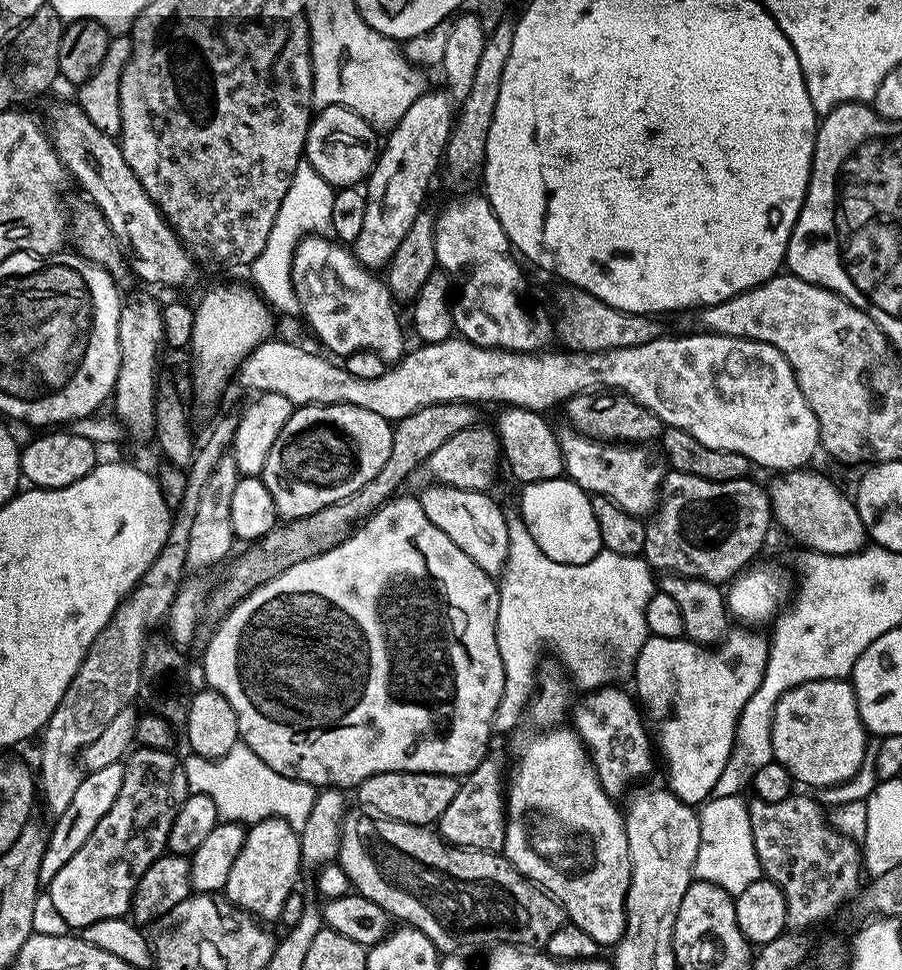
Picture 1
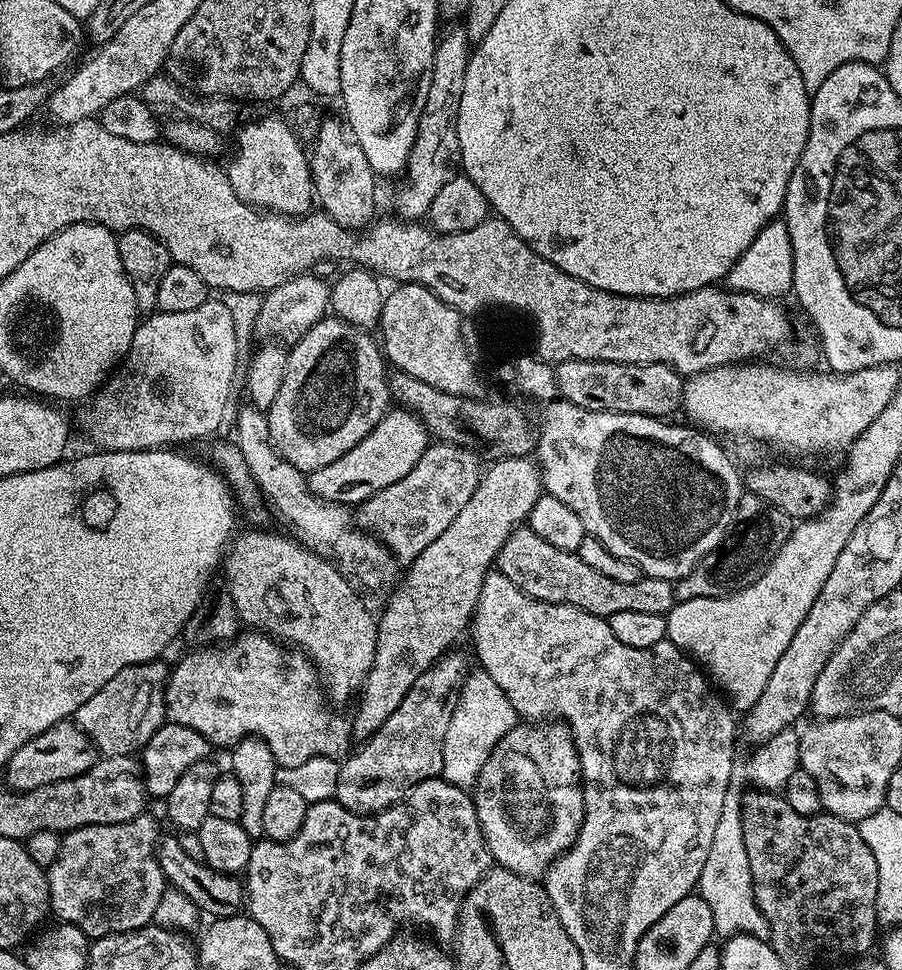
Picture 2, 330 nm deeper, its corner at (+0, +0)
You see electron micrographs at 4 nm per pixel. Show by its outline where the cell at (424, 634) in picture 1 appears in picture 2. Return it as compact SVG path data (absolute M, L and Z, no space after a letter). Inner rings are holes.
M244 630L237 635L236 639L224 646L213 646L210 648L196 648L192 650L189 656L184 656L177 662L168 673L168 685L166 686L166 694L164 695L164 711L167 719L173 724L181 724L182 726L190 726L190 730L198 730L198 734L202 734L208 739L209 745L225 744L231 746L237 744L240 740L255 738L264 740L266 746L270 746L270 752L274 754L277 765L281 768L289 768L290 766L299 766L301 762L307 762L308 759L315 756L335 756L344 758L349 755L348 740L350 741L350 720L347 715L339 716L336 712L328 709L329 701L326 699L325 689L322 687L322 676L315 664L305 653L299 650L293 650L291 647L285 646L281 641L255 630Z

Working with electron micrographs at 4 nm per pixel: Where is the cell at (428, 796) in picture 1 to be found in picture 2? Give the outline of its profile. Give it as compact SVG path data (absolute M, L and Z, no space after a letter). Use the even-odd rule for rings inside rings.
M457 650L449 651L440 657L418 682L402 698L402 706L382 725L370 739L359 745L360 749L353 751L340 765L338 774L338 790L334 799L346 810L361 814L375 814L393 808L397 802L404 799L414 786L427 780L437 779L444 771L442 762L442 746L446 742L446 730L450 726L450 718L454 714L456 704L460 700L460 689L464 686L464 678L470 665L462 653Z

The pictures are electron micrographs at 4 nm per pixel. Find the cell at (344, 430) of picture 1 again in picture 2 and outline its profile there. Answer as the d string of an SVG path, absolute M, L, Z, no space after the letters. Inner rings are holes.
M328 314L288 348L286 378L266 415L272 444L298 471L307 474L338 462L388 413L390 372L381 345L372 335Z

